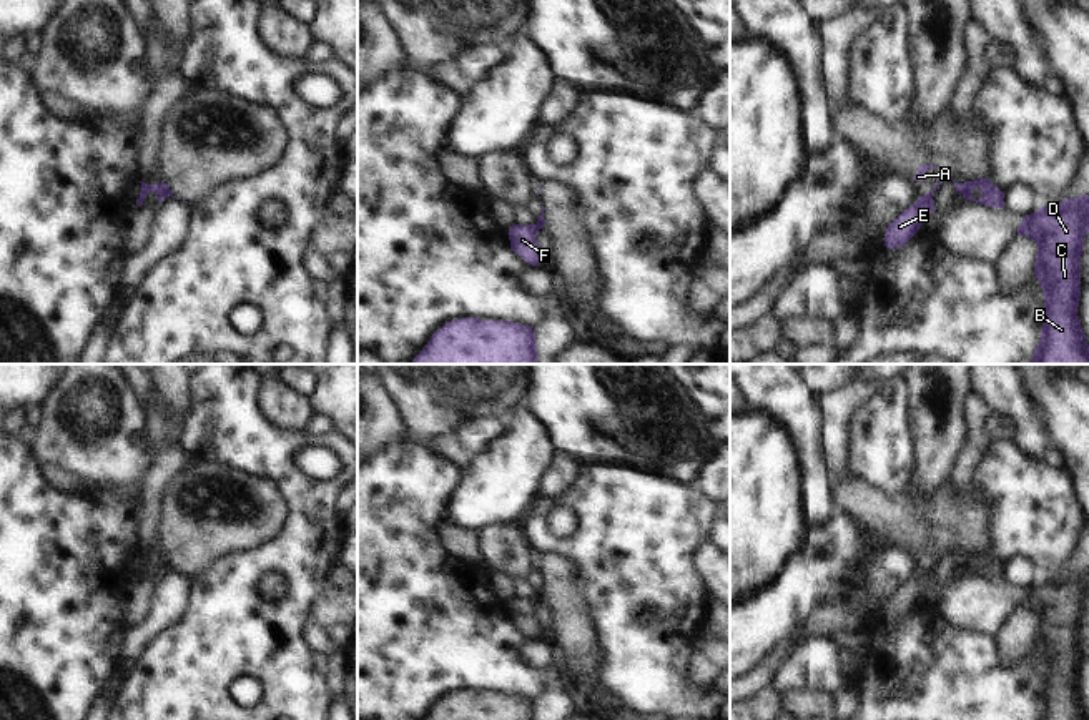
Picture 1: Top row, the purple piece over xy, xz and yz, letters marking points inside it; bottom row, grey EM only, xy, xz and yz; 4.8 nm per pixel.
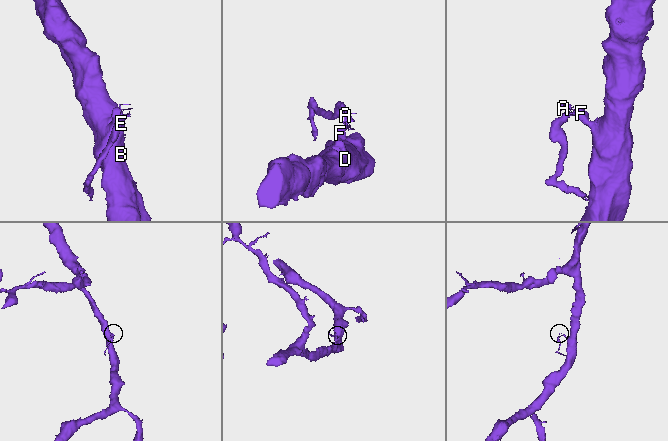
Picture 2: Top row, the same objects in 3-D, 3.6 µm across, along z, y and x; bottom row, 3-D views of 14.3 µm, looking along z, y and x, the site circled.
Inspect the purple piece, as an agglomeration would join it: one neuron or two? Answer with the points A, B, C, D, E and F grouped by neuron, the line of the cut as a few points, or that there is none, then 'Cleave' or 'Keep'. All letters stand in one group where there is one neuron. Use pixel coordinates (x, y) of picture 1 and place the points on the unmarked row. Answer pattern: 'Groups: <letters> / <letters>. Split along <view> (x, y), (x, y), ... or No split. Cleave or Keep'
Groups: A E / B C D F. Split along xy (163, 556), (167, 567). Cleave

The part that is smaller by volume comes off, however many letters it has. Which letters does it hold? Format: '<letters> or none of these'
A, E

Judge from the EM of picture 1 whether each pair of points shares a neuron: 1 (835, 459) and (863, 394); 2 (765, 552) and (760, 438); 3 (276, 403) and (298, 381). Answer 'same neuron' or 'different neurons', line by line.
1: same neuron
2: same neuron
3: different neurons

